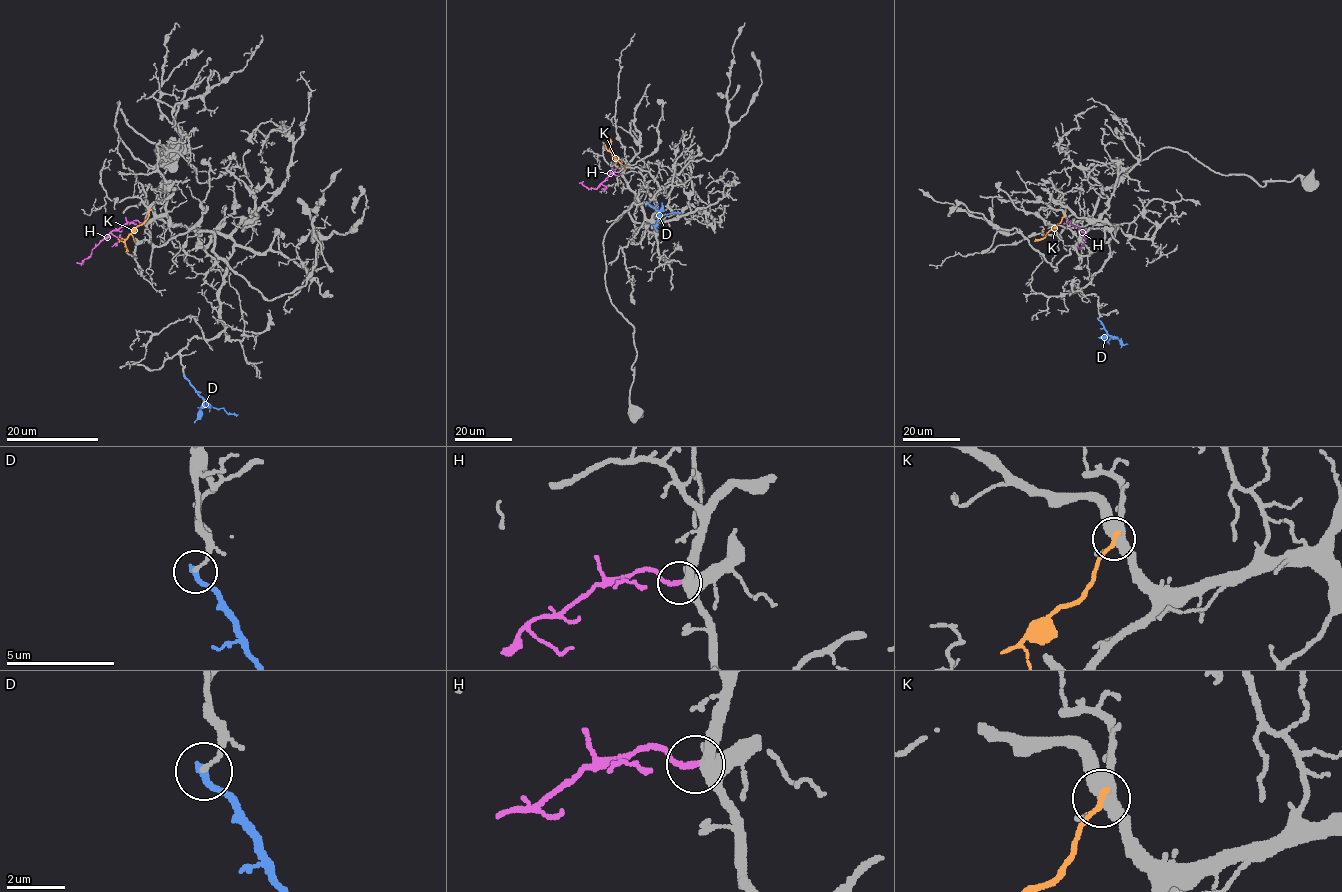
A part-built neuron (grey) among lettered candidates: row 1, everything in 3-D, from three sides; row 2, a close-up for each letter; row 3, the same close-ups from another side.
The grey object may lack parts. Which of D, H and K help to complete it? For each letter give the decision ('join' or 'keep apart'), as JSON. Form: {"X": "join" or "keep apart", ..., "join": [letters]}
{"D": "keep apart", "H": "join", "K": "keep apart", "join": ["H"]}

